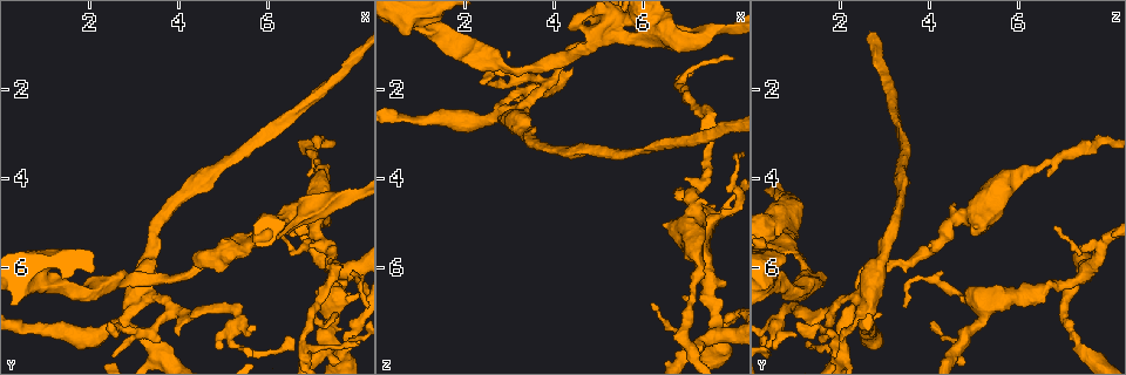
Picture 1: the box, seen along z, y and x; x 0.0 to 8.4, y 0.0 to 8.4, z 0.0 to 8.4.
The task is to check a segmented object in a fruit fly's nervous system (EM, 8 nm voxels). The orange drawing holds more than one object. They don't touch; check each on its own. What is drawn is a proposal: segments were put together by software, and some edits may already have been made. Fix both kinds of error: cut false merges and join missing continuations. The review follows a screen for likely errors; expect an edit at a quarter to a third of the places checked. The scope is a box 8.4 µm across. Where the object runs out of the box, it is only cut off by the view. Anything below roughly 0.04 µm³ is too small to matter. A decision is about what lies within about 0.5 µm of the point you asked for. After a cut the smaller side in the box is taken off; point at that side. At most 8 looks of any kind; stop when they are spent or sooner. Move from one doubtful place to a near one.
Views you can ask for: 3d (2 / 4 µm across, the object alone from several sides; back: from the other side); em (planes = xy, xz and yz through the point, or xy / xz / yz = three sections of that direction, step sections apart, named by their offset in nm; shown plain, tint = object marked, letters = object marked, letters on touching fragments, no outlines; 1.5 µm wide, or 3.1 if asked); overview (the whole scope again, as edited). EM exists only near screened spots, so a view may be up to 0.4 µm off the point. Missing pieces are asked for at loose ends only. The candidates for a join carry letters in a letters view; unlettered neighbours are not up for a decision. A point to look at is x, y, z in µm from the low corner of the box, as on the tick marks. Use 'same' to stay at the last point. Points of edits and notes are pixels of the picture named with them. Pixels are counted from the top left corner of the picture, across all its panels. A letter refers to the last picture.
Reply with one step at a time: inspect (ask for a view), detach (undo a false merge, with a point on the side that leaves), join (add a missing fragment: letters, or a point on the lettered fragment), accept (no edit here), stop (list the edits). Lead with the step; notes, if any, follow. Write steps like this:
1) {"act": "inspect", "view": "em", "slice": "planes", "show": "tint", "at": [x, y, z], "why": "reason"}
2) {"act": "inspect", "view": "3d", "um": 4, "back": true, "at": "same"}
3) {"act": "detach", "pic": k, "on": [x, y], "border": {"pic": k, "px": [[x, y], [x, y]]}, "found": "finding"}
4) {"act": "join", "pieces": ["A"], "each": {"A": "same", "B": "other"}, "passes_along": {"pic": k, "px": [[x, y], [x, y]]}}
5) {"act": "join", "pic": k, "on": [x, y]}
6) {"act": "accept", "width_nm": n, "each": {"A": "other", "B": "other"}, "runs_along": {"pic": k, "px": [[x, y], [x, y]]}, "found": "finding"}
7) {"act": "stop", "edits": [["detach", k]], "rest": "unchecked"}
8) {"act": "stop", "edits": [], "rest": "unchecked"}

{"act": "inspect", "view": "em", "slice": "xy", "step": 8, "show": "letters", "at": [4.65, 5.90, 1.10], "why": "arms run side by side"}

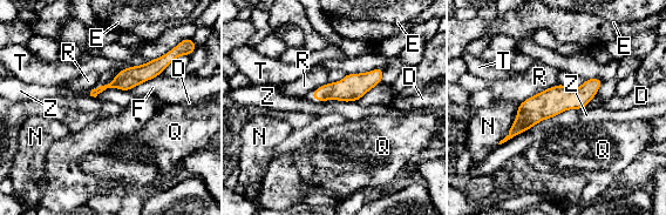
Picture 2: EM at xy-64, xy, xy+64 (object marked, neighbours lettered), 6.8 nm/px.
{"act": "accept", "each": {"D": "other", "E": "other", "F": "other", "N": "other", "Q": "other", "R": "other", "T": "other", "Z": "other"}, "border": {"pic": 2, "px": [[308, 96], [315, 100], [355, 101]]}, "found": "one cell here"}

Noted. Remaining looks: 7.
{"act": "inspect", "view": "em", "slice": "xy", "step": 4, "show": "tint", "at": [3.20, 7.55, 2.05], "why": "sudden change in width"}

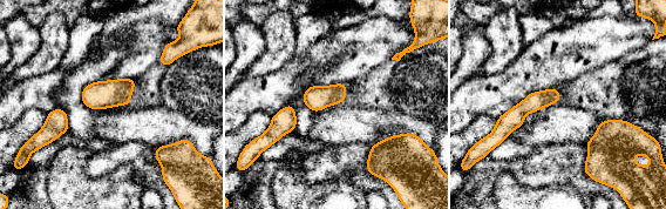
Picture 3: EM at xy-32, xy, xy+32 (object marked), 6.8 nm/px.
{"act": "inspect", "view": "em", "slice": "yz", "step": 4, "show": "letters", "at": "same", "why": "another direction"}

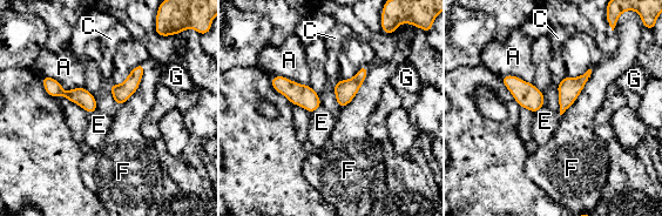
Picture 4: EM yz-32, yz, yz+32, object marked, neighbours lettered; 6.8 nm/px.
{"act": "accept", "each": {"A": "other", "C": "other", "E": "other", "F": "other", "G": "other"}, "border": {"pic": 4, "px": [[592, 72], [575, 101], [561, 115]]}, "found": "all the same cell"}

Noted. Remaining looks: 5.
{"act": "inspect", "view": "em", "slice": "planes", "show": "plain", "at": [1.30, 7.45, 2.65], "why": "sudden change in width"}

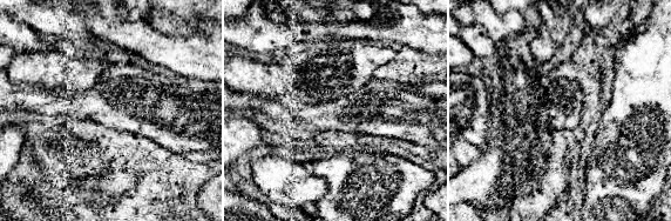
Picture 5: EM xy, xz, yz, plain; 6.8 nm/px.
{"act": "inspect", "view": "em", "slice": "planes", "show": "letters", "at": "same"}

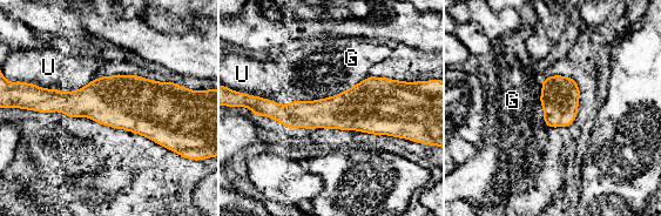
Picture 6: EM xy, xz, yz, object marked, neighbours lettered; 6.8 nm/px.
{"act": "accept", "longest_contact_nm": ["U", 360], "each": {"G": "other", "U": "other"}, "border": {"pic": 6, "px": [[540, 80], [540, 105], [544, 113]]}, "found": "one cell here"}

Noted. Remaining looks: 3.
{"act": "stop", "edits": [], "rest": "unchecked"}

